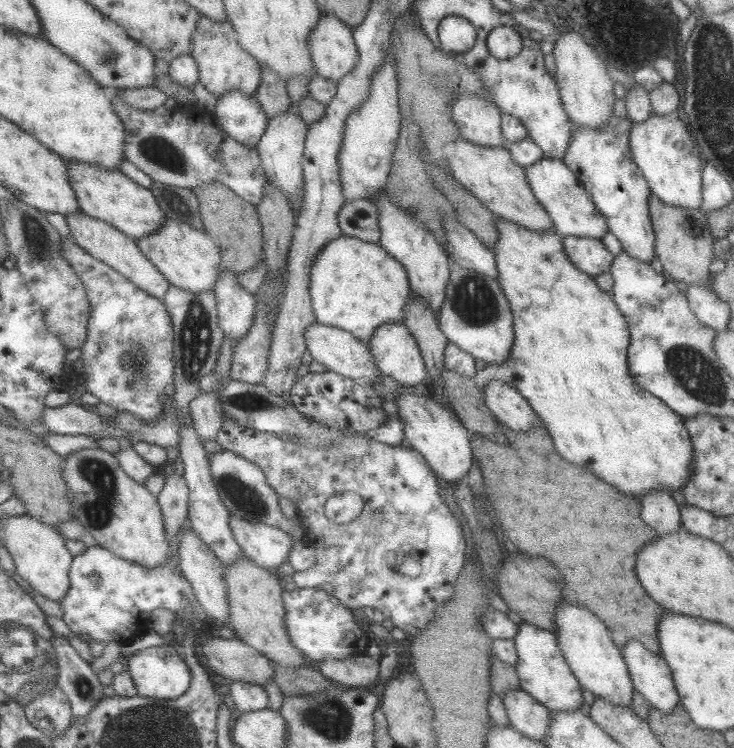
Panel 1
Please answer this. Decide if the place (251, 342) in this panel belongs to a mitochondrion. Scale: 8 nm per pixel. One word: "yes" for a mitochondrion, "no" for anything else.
no

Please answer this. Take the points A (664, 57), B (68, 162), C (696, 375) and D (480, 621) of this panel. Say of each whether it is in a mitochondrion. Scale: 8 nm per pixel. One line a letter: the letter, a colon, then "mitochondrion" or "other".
A: other
B: other
C: mitochondrion
D: other

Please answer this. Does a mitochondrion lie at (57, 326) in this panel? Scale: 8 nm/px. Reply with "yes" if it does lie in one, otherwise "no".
no

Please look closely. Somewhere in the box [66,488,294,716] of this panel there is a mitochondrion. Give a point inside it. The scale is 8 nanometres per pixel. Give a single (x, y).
(84, 689)

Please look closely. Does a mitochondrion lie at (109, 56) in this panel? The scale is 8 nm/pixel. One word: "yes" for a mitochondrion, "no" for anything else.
yes

